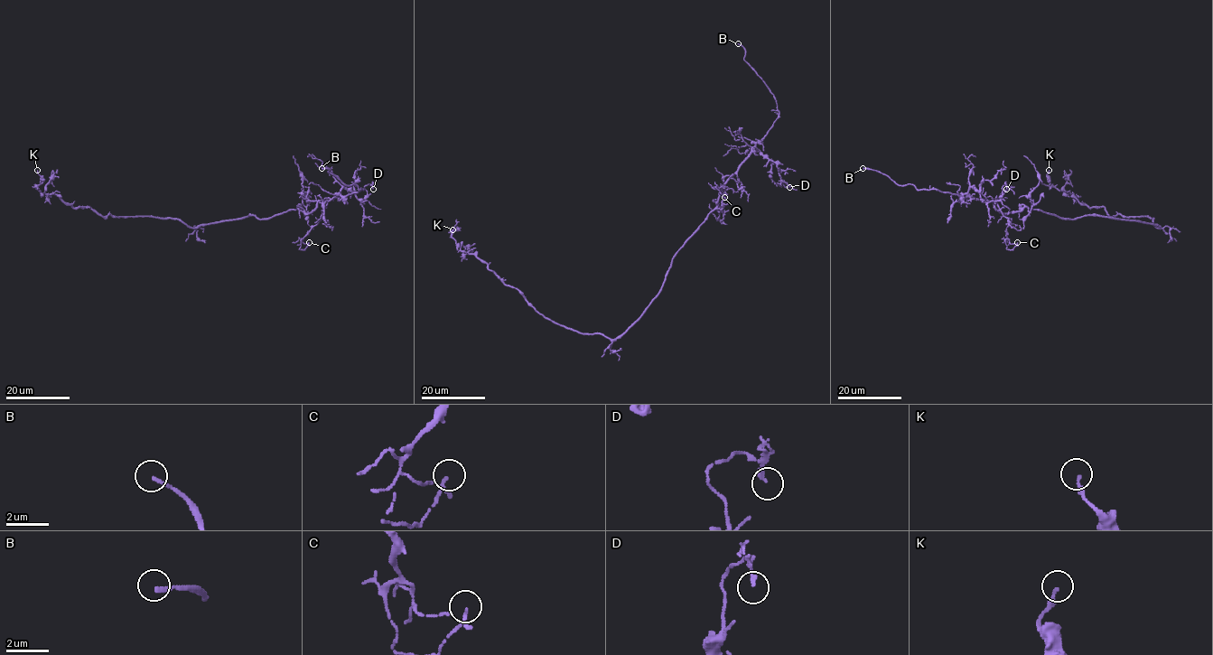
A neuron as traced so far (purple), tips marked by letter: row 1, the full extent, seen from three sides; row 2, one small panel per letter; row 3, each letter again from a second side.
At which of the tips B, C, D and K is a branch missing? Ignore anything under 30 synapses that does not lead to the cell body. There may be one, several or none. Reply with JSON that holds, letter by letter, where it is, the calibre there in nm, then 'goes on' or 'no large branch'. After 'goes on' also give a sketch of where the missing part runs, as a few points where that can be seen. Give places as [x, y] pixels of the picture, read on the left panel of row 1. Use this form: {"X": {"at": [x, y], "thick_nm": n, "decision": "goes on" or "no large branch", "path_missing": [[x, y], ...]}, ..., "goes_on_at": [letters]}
{"B": {"at": [321, 168], "thick_nm": 180, "decision": "goes on", "path_missing": [[321, 168], [305, 167], [277, 154], [258, 129], [255, 113]]}, "C": {"at": [309, 242], "thick_nm": 90, "decision": "no large branch"}, "D": {"at": [373, 189], "thick_nm": 100, "decision": "no large branch"}, "K": {"at": [37, 170], "thick_nm": 180, "decision": "no large branch"}, "goes_on_at": ["B"]}

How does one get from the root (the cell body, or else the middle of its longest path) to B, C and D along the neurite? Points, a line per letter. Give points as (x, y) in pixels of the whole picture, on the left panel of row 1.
B: (247, 217), (268, 219), (299, 207), (310, 213), (319, 201), (362, 190), (346, 185), (321, 168)
C: (247, 217), (268, 219), (299, 207), (310, 213), (320, 201), (321, 218), (301, 239), (299, 248), (309, 242)
D: (247, 217), (268, 219), (299, 207), (310, 213), (344, 187), (361, 202), (364, 187), (373, 189)

